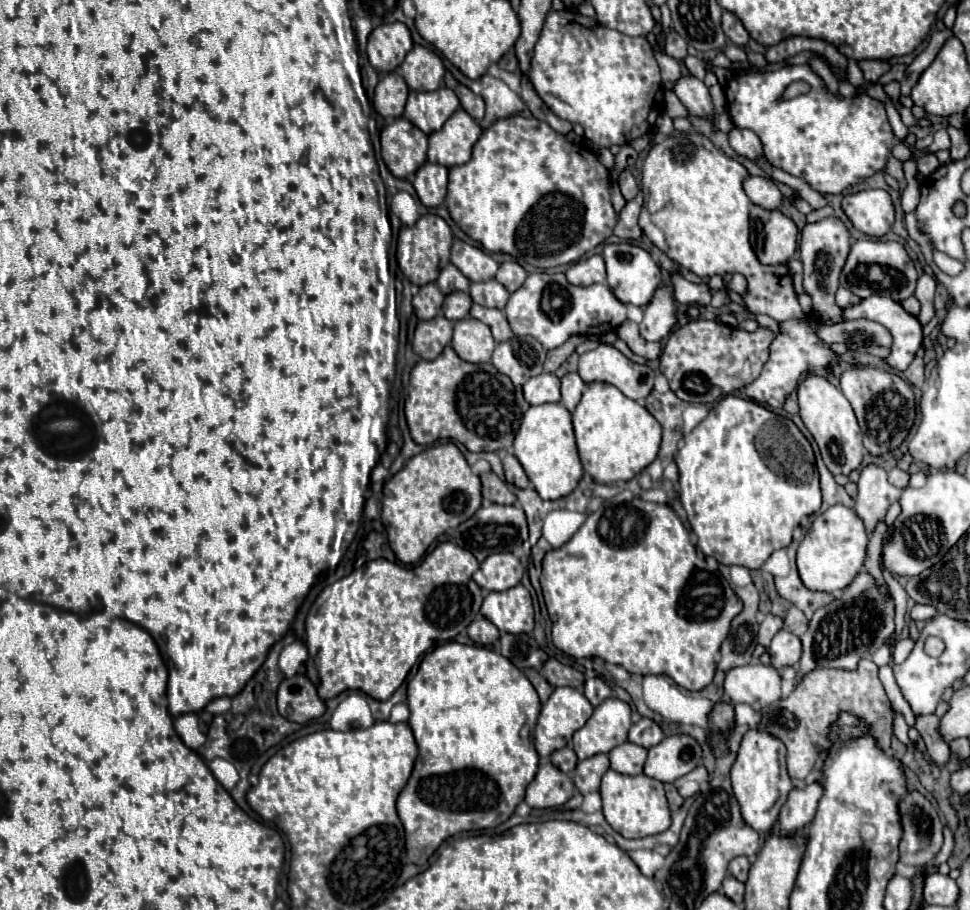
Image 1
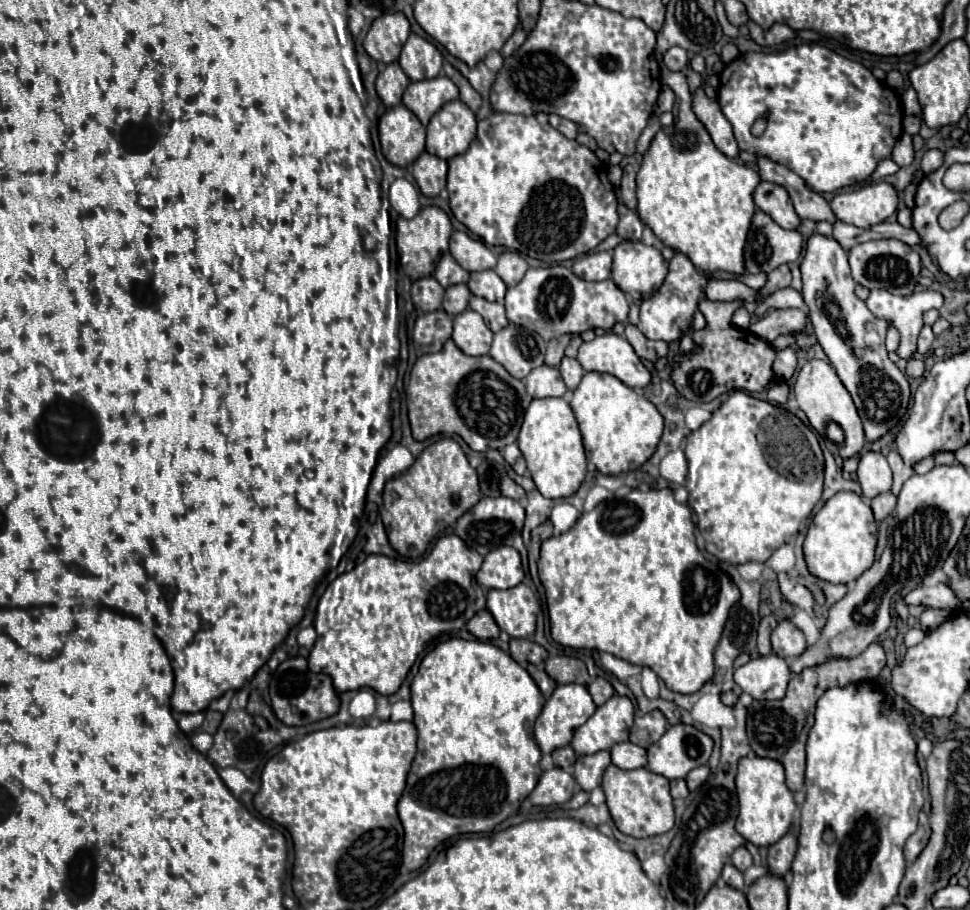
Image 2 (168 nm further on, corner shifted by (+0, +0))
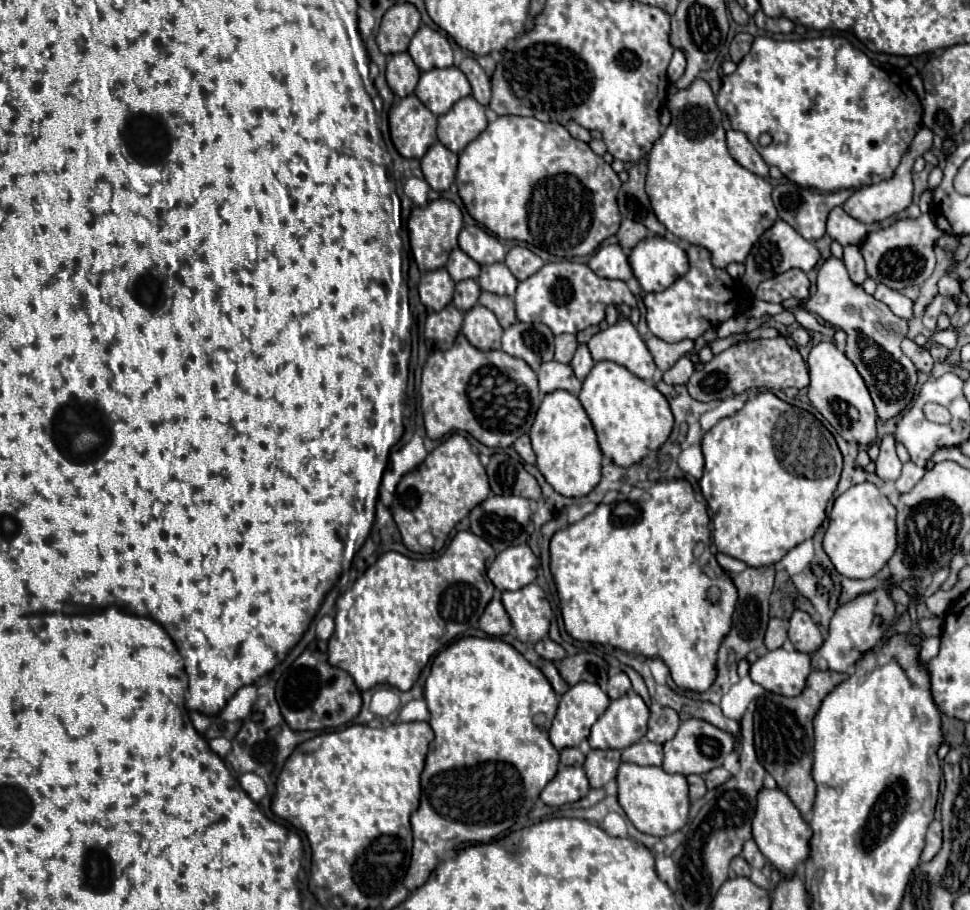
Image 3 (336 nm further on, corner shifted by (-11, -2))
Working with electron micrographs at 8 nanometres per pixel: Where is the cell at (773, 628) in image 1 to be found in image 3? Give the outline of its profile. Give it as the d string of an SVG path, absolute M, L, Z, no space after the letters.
M771 618L767 634L765 634L767 650L781 648L785 644L785 640L787 640L787 622L781 618Z

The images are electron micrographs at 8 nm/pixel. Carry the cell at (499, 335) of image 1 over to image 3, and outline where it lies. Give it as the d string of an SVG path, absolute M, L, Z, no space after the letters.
M481 292L479 304L489 308L497 316L497 320L499 320L499 324L503 328L509 328L511 324L517 322L515 304L513 304L513 300L509 296L497 296L497 294L491 294L491 292Z

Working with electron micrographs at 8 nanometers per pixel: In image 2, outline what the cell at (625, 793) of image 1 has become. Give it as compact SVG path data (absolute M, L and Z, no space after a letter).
M608 766L604 772L602 788L606 794L606 804L620 832L634 838L648 838L656 834L664 834L674 826L674 806L670 796L670 780L654 774L646 768L622 770L616 766Z

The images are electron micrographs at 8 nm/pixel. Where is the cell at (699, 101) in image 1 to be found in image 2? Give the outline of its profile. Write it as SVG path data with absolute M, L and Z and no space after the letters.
M698 88L696 94L692 96L692 100L694 100L694 112L696 112L698 120L700 120L700 122L706 126L706 130L710 132L712 142L716 144L716 148L718 148L722 154L726 154L728 158L732 158L732 160L738 158L738 152L740 152L738 142L736 142L736 138L734 138L734 134L732 134L732 126L730 126L730 122L726 120L726 116L722 114L718 102L706 98L704 88Z

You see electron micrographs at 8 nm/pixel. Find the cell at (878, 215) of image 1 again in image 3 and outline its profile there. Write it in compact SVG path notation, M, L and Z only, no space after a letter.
M921 126L921 130L917 132L915 140L911 142L909 150L905 152L901 164L899 164L899 170L895 170L895 174L889 178L889 180L883 180L879 184L873 184L873 186L867 186L867 188L859 188L845 204L843 204L843 210L853 216L855 220L861 220L865 224L875 224L875 222L883 222L885 218L891 218L899 212L903 212L911 200L913 200L913 182L911 182L911 166L915 162L917 156L921 156L925 150L929 150L933 144L933 132L927 128L927 126Z

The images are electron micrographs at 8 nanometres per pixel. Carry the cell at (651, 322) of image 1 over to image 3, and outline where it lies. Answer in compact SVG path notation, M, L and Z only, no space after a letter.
M691 246L687 250L689 272L675 280L667 290L645 296L647 324L649 330L665 342L681 342L685 338L695 340L705 330L717 328L721 322L735 316L735 312L745 304L745 292L739 282L735 282L725 270L713 268L709 252L701 246Z

